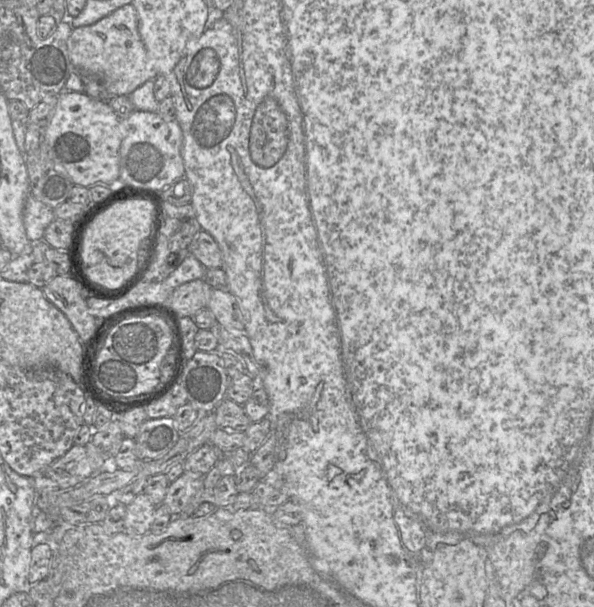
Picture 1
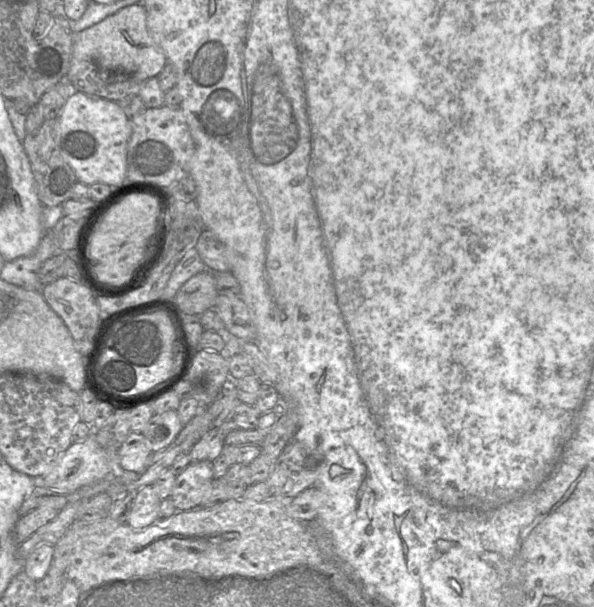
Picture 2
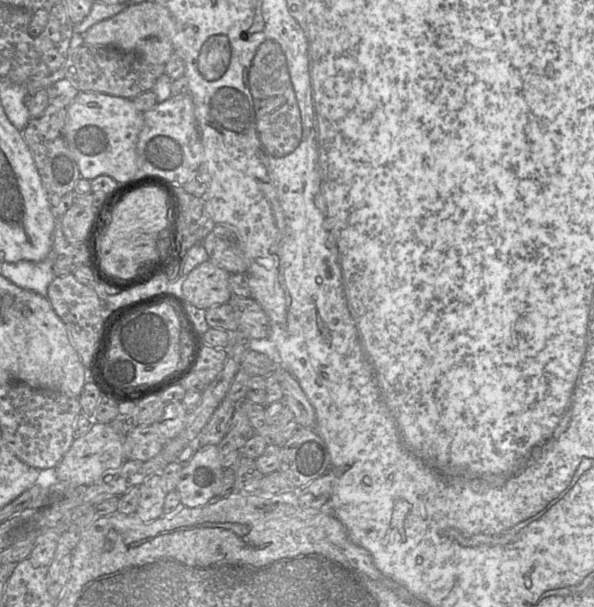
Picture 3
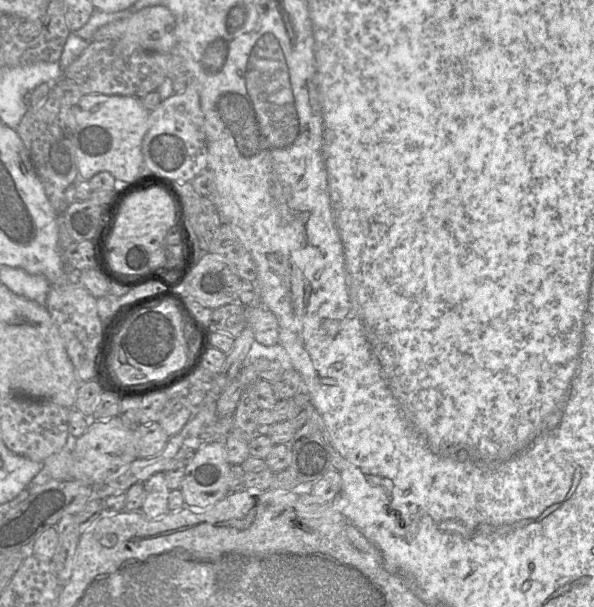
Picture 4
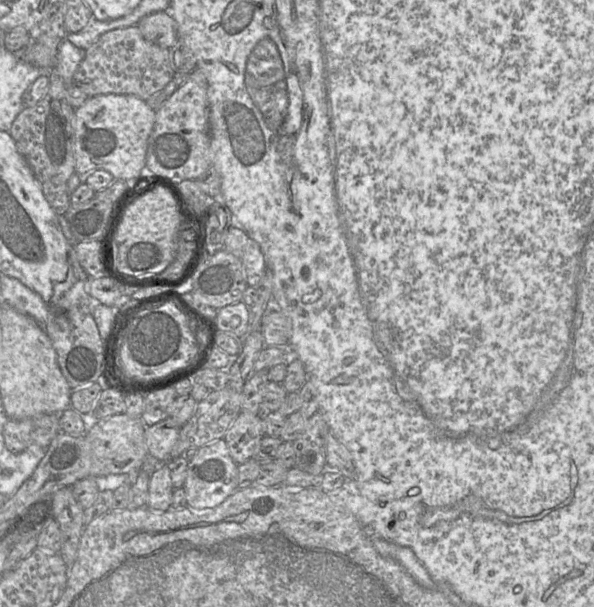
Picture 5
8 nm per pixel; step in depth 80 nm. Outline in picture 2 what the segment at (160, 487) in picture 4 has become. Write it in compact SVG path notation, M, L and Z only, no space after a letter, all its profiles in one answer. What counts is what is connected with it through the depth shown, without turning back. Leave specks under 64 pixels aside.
M152 485L141 488L132 501L127 525L134 530L143 530L157 521L161 500Z

